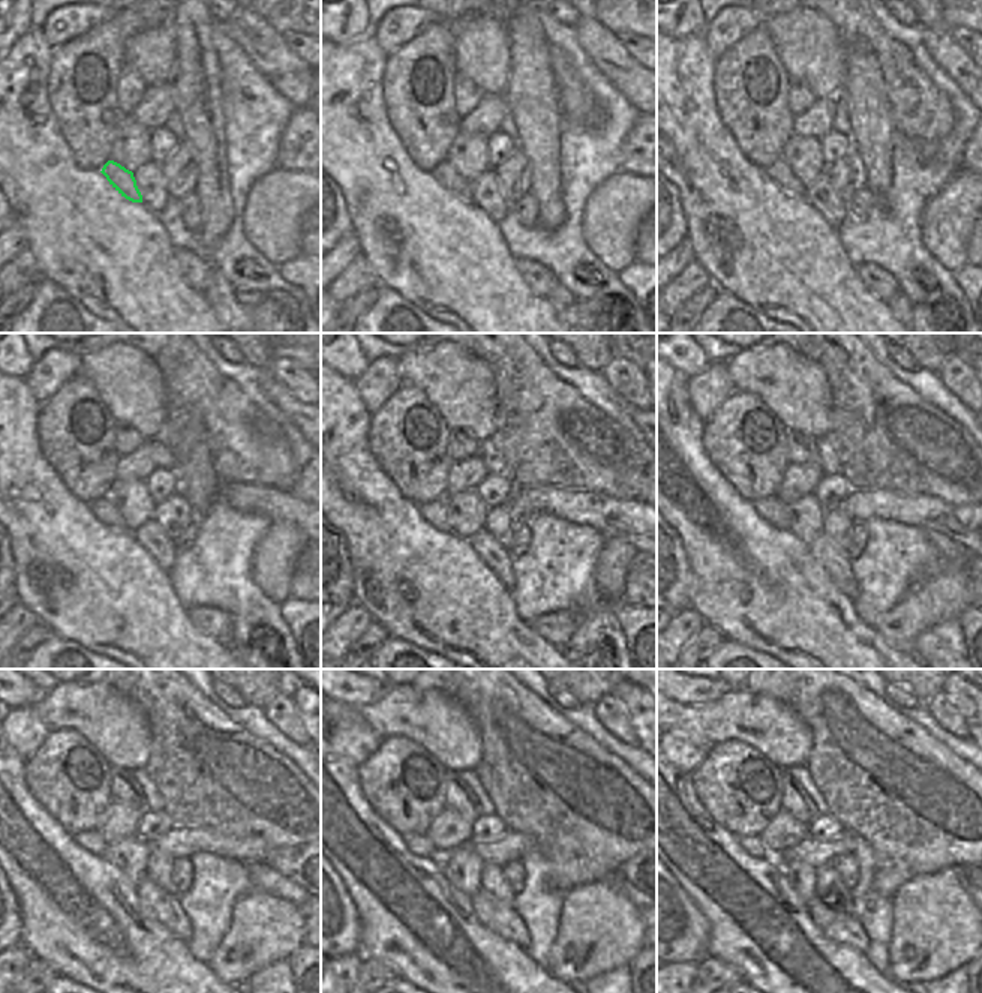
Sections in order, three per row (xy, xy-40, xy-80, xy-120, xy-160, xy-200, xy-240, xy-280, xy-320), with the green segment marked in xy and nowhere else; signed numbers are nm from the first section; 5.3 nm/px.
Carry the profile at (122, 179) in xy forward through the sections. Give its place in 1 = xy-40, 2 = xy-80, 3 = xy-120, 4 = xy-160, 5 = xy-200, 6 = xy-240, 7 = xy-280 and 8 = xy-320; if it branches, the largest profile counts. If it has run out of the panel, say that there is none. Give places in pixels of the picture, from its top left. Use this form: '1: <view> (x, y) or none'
1: xy-40 (444, 173)
2: xy-80 (780, 173)
3: xy-120 (104, 509)
4: xy-160 (437, 513)
5: xy-200 (772, 510)
6: xy-240 (92, 842)
7: xy-280 (419, 845)
8: xy-320 (751, 845)

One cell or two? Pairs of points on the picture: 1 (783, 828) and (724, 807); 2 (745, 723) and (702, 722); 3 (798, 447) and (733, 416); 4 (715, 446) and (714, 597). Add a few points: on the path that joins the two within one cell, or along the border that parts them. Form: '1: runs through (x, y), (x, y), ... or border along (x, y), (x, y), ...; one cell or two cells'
1: border along (781, 809), (759, 834); two cells
2: runs through (735, 722), (712, 722); one cell
3: border along (786, 431), (787, 462); two cells
4: border along (702, 435), (700, 441), (705, 455), (739, 494); two cells

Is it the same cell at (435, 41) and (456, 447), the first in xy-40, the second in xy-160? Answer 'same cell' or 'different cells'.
different cells

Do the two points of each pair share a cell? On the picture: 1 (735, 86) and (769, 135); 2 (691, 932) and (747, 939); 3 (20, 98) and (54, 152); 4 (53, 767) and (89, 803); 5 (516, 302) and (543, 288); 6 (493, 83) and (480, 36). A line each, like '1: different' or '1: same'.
1: same
2: different
3: same
4: same
5: different
6: same

